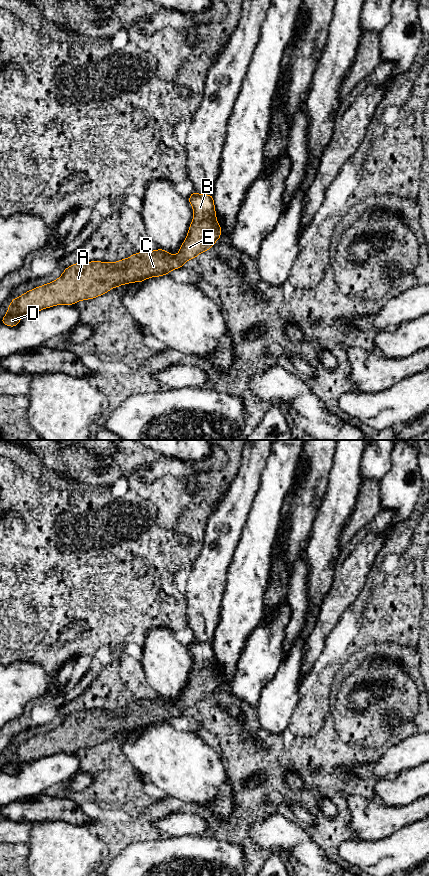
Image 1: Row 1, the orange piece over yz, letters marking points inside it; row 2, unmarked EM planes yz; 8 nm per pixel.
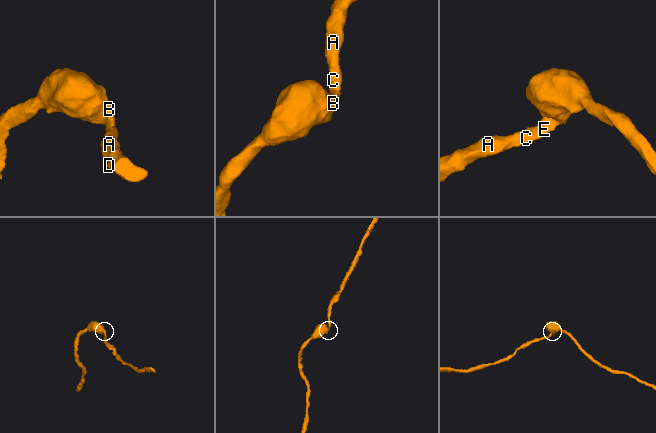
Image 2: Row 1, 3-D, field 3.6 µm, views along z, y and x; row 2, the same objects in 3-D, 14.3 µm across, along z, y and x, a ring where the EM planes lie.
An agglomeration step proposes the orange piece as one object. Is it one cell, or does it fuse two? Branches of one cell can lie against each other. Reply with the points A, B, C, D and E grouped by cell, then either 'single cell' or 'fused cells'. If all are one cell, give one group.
A B C D E; single cell

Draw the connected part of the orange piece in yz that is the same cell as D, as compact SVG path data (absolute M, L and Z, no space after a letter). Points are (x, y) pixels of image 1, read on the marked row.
M192 191L188 201L194 217L177 256L159 248L135 253L114 263L75 263L55 281L13 298L1 324L15 327L22 317L31 313L60 304L74 305L124 284L141 283L150 277L167 275L171 270L182 268L187 260L211 249L221 237L222 230L217 222L213 195Z

